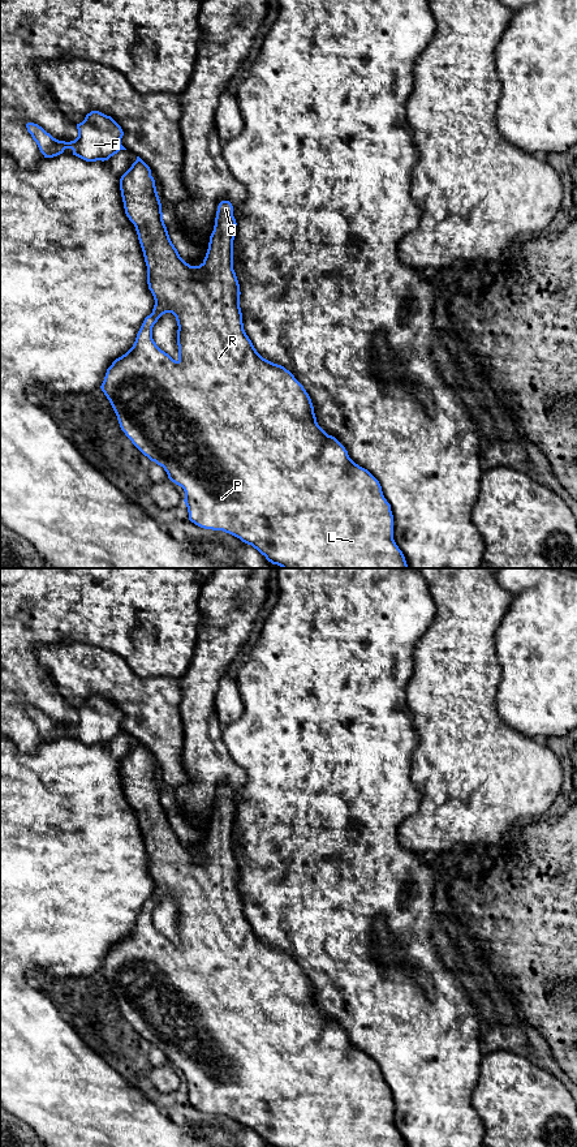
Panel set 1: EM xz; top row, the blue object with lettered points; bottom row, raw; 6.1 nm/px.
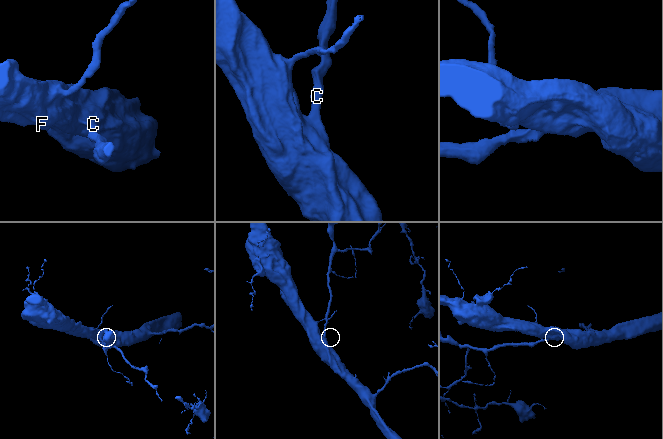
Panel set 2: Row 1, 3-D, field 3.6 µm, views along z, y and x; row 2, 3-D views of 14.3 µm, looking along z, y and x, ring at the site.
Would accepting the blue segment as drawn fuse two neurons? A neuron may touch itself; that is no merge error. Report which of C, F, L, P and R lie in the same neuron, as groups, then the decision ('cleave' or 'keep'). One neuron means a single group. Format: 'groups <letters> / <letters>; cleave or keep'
groups C F L P R; keep

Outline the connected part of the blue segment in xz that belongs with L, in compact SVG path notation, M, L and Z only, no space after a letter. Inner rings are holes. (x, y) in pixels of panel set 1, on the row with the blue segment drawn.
M139 156L121 176L120 190L125 214L135 227L143 252L147 266L147 284L154 296L155 305L152 313L145 318L133 347L125 355L116 358L107 369L100 388L109 400L125 435L145 456L163 467L172 482L184 489L184 502L188 507L189 520L201 528L223 530L240 538L242 542L257 549L268 562L281 568L408 568L405 557L393 540L393 515L391 504L383 495L379 481L367 469L356 464L349 457L345 447L318 425L311 399L303 386L284 366L263 358L244 330L240 308L240 284L233 270L233 240L237 223L233 216L232 203L229 201L219 203L206 257L199 266L190 266L180 257L169 239L163 220L155 180L151 176L150 167ZM165 313L172 313L178 326L177 361L162 351L152 339L152 327Z

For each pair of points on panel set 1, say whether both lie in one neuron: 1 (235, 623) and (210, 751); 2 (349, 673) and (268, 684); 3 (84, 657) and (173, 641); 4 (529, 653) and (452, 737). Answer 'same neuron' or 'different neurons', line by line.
1: same neuron
2: same neuron
3: different neurons
4: different neurons

